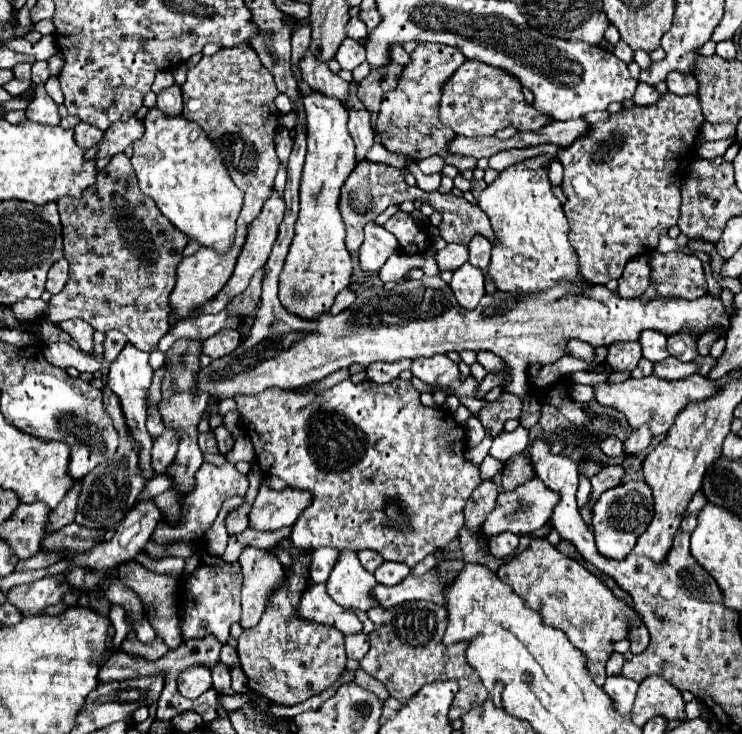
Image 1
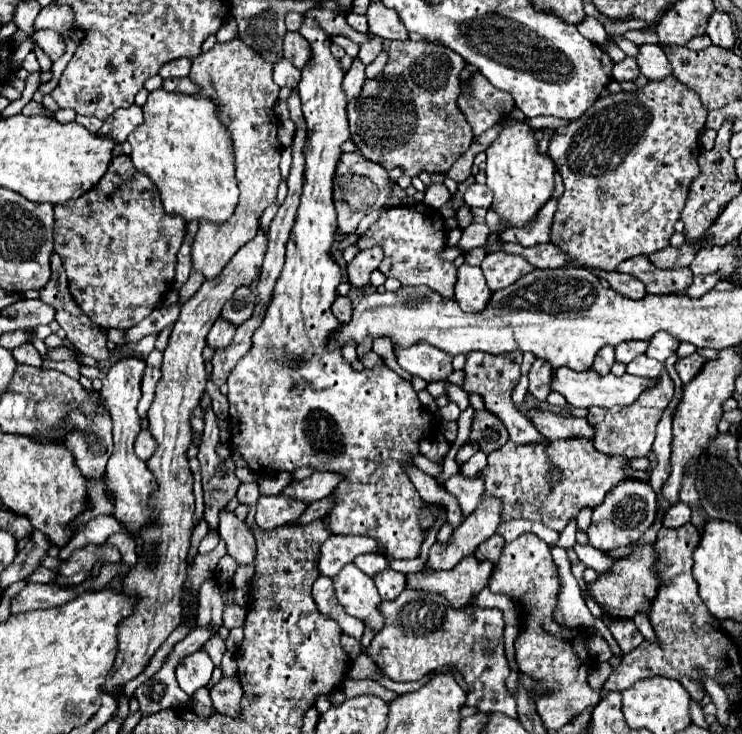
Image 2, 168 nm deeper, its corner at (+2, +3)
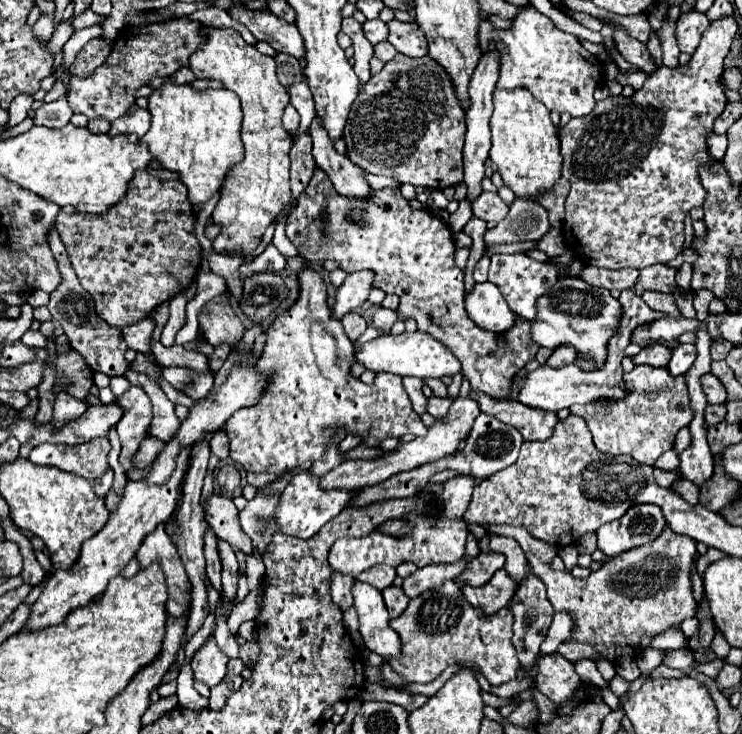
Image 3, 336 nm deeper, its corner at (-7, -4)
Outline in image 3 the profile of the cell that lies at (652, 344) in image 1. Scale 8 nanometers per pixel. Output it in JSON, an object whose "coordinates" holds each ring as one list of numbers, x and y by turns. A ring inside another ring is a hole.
{"coordinates":[[677,343,673,349,671,349,671,361,667,365,669,373,671,375,683,375,689,365,695,361,697,357,697,351,695,351,695,345,685,345,685,343]]}

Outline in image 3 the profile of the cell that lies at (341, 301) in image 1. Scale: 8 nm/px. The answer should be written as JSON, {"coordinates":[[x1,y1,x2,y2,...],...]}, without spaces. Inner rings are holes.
{"coordinates":[[347,313,347,315,343,315,341,323,343,323,345,333,347,333,347,337,349,337,351,341,355,341,355,339,367,329,365,319,363,319,361,315,357,315,357,313]]}

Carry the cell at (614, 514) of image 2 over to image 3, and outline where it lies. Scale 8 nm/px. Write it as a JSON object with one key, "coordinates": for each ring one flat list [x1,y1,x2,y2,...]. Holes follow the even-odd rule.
{"coordinates":[[633,505,623,517,597,529,597,547,607,557,617,557,633,547,651,543,665,527,665,517,657,505]]}

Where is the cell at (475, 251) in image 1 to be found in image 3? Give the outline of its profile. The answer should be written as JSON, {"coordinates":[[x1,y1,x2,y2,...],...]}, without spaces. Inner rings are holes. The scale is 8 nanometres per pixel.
{"coordinates":[[483,255,481,259,479,259,479,263,475,265,475,281,477,283,483,283,483,281,487,281,487,271,489,271,489,257,487,255]]}

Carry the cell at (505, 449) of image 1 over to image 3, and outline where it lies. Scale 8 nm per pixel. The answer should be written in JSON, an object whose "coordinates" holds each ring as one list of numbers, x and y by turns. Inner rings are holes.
{"coordinates":[[459,475,449,479,443,489,443,503,441,503,443,515,447,519,463,519,471,503,473,489,475,489,475,479,471,475]]}

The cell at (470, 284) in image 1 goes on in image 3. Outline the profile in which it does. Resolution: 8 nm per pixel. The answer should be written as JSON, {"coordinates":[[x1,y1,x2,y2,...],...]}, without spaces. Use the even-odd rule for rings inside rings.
{"coordinates":[[475,283,473,291,465,297,465,309,469,317,493,333,501,333,513,327,515,313,509,309,499,289,493,283]]}

